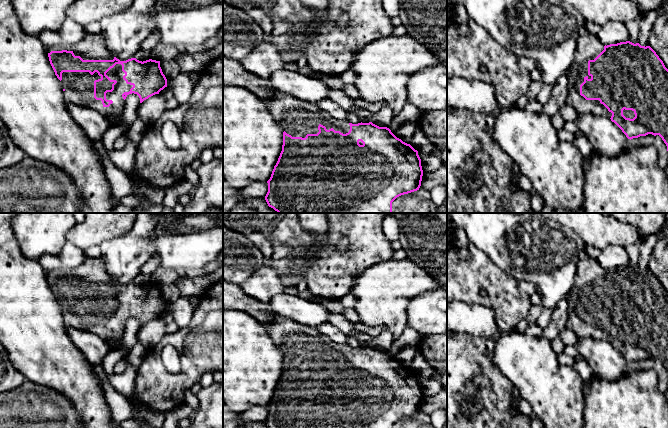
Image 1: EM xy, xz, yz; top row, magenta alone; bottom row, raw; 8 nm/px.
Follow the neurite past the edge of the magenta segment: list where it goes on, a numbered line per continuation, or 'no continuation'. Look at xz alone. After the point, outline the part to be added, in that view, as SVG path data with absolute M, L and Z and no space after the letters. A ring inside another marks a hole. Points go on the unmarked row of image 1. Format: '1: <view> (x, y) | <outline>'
1: xz (297, 342) | M273 315L274 319L265 324L266 330L282 354L292 361L305 362L307 358L317 358L320 348L327 354L333 352L343 358L349 356L350 346L347 343L336 343L317 328Z

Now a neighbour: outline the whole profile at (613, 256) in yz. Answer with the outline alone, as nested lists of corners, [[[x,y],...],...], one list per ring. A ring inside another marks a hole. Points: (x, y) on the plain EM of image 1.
[[[611,245],[601,250],[597,258],[604,269],[617,268],[629,265],[629,258],[626,249],[617,245]]]

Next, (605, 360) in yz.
[[[578,337],[575,346],[593,373],[609,382],[619,380],[631,368],[630,363],[610,342],[591,337]]]

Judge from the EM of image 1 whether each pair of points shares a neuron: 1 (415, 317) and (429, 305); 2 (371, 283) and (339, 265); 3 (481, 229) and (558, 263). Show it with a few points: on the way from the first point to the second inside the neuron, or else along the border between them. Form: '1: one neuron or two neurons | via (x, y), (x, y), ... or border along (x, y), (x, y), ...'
1: one neuron | via (418, 316), (426, 308)
2: two neurons | border along (378, 263), (365, 269), (354, 280), (349, 292)
3: one neuron | via (500, 238), (525, 263), (539, 263)

